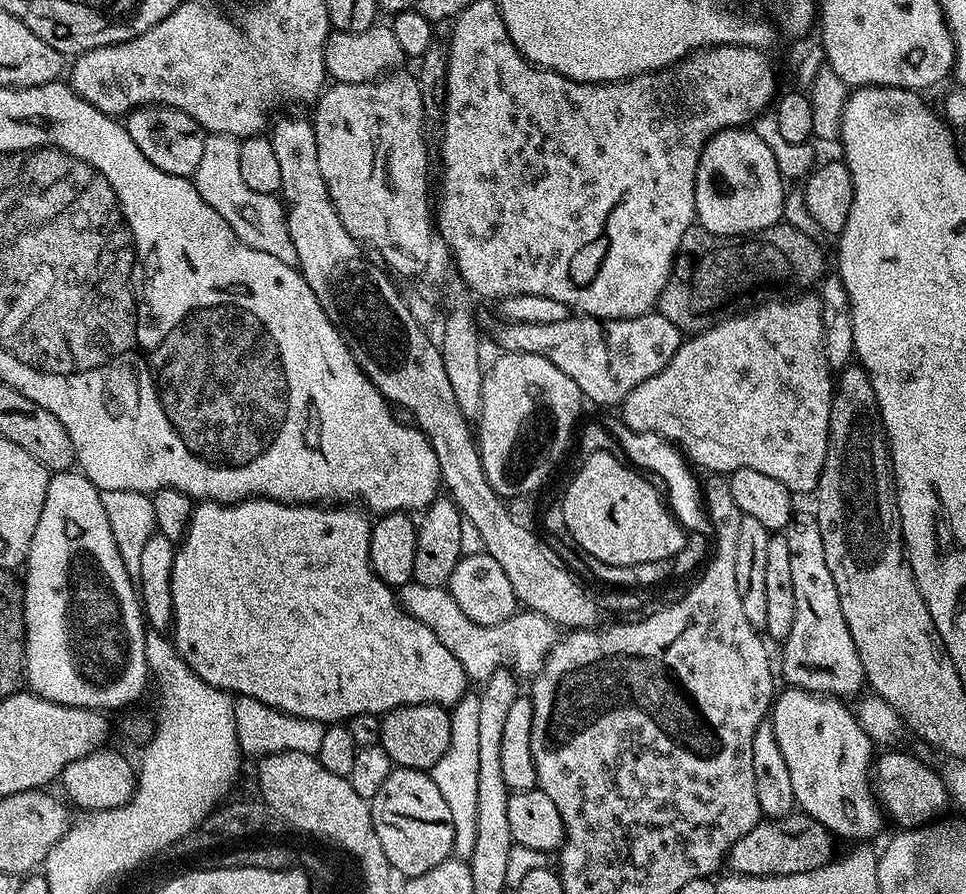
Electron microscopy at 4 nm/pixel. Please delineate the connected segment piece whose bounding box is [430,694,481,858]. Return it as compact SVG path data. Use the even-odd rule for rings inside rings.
M465 694L451 709L450 746L442 758L430 769L434 786L450 806L454 822L454 852L457 857L468 858L475 844L475 827L478 826L478 714L481 713L480 697Z

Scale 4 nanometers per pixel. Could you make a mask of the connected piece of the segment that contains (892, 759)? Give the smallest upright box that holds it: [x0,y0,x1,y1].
[874,752,950,830]

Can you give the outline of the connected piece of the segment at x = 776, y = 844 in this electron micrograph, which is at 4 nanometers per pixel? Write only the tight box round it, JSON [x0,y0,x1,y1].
[727,810,834,876]

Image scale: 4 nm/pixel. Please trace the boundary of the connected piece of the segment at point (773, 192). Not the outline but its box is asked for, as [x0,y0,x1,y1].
[694,127,786,236]

